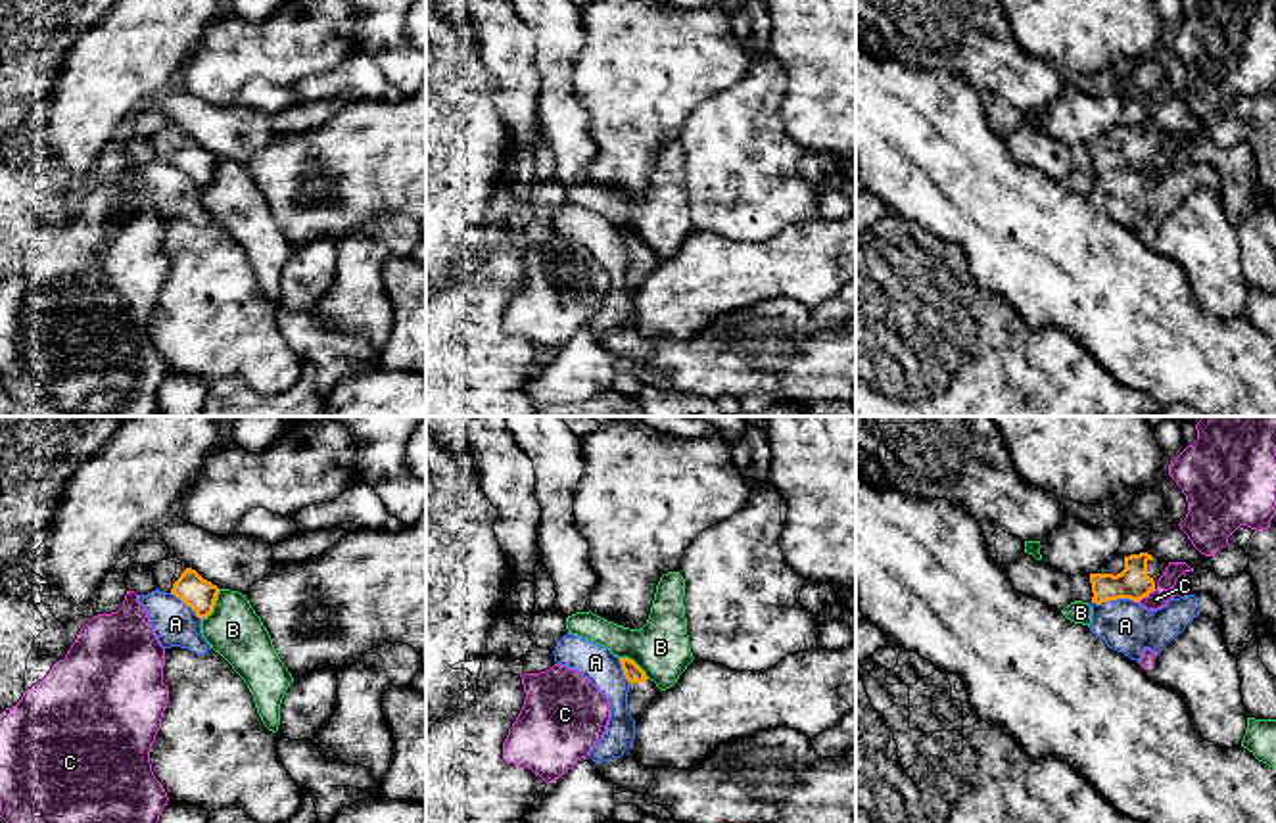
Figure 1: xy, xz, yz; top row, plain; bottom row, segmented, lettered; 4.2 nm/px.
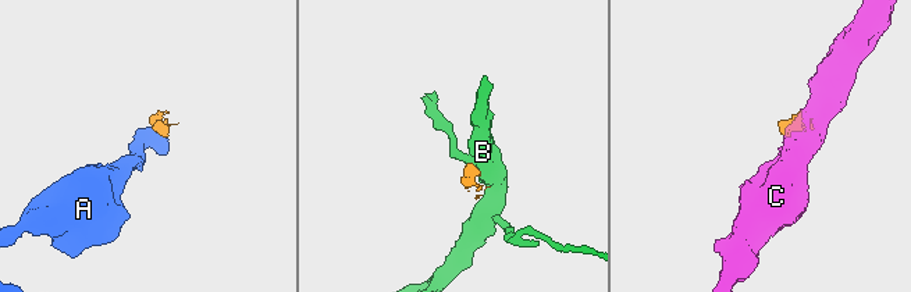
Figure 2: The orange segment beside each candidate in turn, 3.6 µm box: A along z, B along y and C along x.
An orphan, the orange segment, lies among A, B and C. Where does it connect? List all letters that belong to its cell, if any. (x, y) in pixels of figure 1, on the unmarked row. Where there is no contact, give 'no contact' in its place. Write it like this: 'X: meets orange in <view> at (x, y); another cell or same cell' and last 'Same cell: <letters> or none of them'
A: meets orange in yz at (1113, 169); another cell
B: meets orange in xy at (213, 175); another cell
C: meets orange in yz at (1146, 165); another cell
Same cell: none of them

